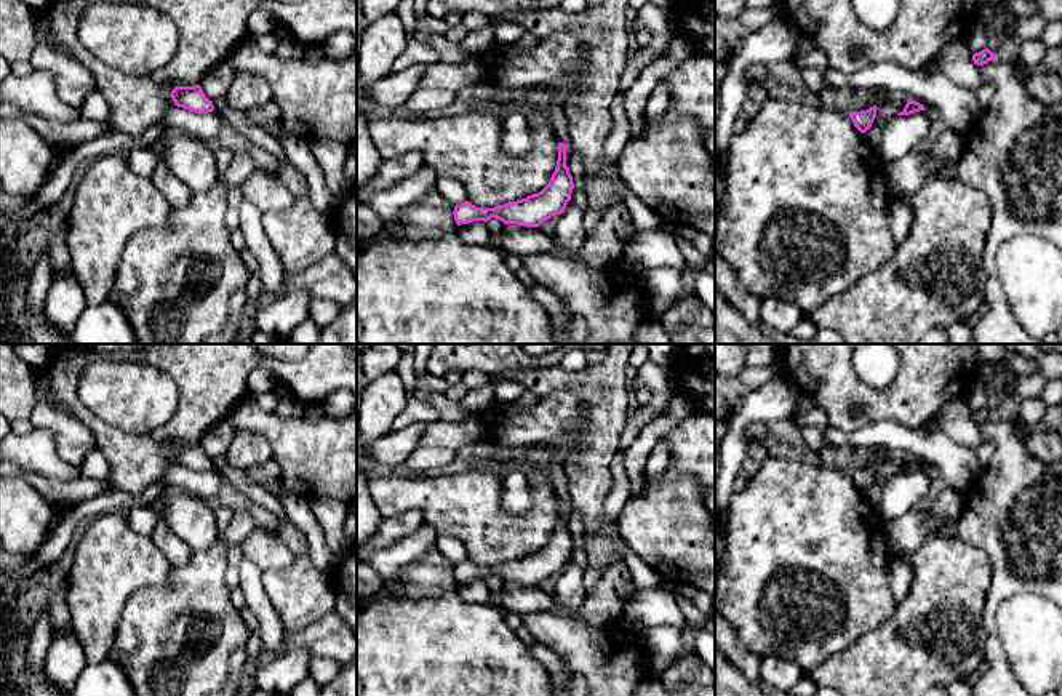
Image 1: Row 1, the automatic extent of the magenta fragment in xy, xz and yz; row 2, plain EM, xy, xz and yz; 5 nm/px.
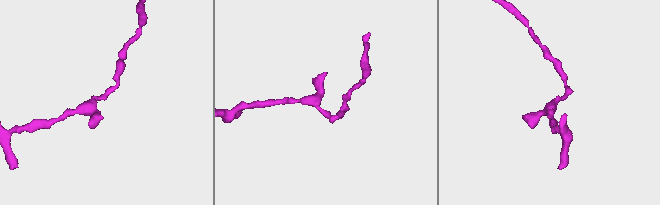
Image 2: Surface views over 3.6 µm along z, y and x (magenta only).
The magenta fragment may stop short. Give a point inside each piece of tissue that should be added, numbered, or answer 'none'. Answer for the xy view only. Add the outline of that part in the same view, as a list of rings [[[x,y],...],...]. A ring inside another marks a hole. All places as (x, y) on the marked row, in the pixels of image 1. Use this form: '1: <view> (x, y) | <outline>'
none

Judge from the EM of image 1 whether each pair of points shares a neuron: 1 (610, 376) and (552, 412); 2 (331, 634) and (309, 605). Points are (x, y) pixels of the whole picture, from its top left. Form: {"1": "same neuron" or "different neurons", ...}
{"1": "different neurons", "2": "different neurons"}

